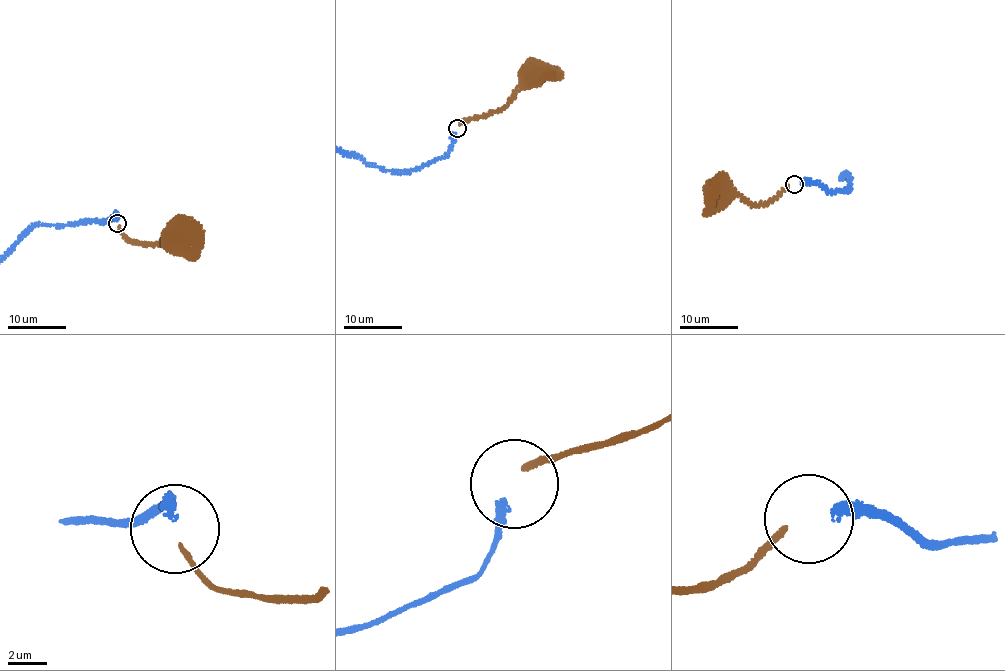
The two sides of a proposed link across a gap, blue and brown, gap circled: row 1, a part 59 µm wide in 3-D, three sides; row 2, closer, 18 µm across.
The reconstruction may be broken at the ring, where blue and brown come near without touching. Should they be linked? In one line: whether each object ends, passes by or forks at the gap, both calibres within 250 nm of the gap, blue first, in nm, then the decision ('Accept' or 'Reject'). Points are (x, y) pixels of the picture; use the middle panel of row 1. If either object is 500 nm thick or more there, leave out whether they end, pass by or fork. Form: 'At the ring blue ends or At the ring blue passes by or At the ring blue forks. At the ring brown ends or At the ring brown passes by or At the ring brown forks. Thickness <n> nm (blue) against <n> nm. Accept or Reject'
At the ring blue ends. At the ring brown ends. Thickness 320 nm (blue) against 280 nm. Reject

